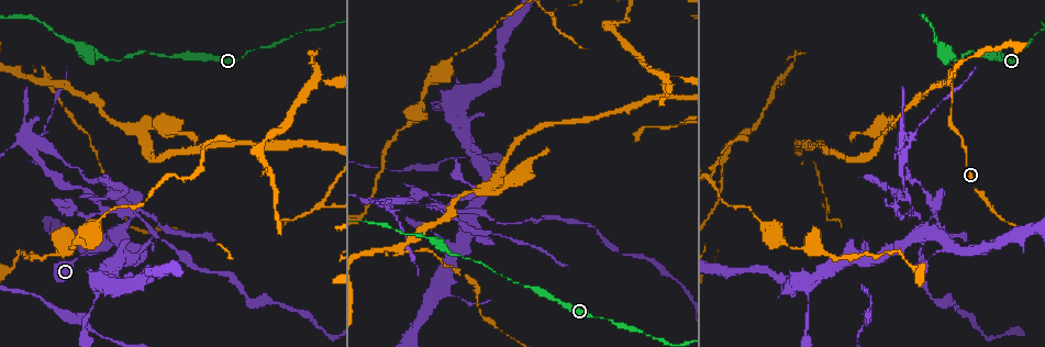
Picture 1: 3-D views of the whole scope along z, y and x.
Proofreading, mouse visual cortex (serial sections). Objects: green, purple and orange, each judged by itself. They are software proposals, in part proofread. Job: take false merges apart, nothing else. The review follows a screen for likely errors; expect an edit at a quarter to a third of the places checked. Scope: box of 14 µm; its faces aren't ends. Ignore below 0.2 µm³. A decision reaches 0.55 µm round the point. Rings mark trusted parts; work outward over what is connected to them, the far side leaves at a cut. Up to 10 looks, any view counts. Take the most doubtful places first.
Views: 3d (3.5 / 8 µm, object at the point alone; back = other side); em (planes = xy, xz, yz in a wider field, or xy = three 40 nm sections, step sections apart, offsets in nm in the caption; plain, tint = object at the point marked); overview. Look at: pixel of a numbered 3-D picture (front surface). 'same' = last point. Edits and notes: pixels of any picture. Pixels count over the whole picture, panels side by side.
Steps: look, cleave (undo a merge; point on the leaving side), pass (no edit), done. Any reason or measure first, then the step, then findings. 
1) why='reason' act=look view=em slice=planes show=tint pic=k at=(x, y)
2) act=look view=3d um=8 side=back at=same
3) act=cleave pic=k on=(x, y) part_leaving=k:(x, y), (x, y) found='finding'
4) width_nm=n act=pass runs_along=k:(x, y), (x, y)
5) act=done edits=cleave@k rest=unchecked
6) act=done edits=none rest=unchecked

why='thick turns thin' act=look view=3d um=3.5 pic=1 at=(935, 204)

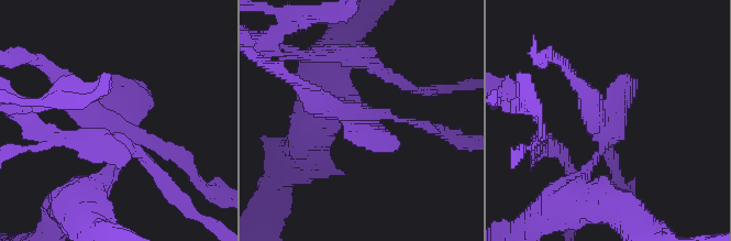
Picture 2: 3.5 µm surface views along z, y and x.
act=look view=em slice=xy step=1 show=tint pic=2 at=(600, 122)

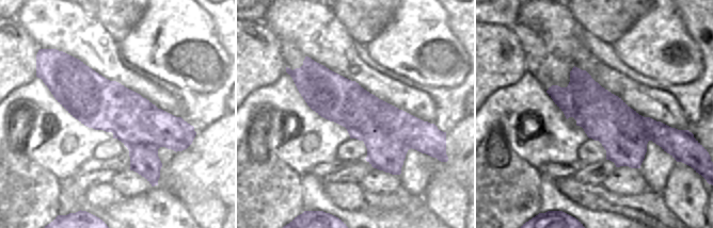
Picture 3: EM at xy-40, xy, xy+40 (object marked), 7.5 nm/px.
act=cleave pic=2 on=(585, 105) border=3:(138, 97), (136, 128), (152, 130) found='a second cell is stuck on'

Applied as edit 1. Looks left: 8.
act=look view=overview

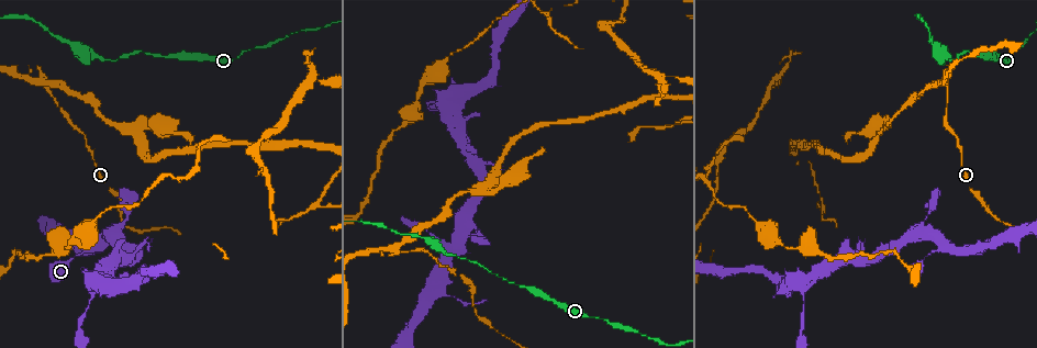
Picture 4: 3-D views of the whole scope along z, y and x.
why='branch point' act=look view=3d um=3.5 pic=4 at=(942, 83)

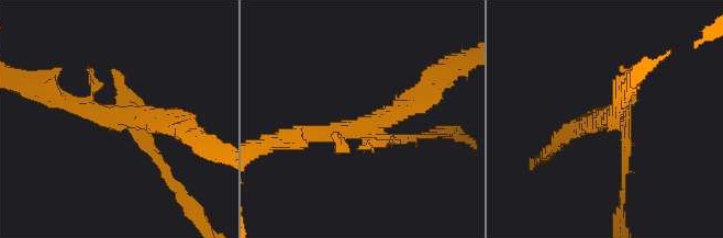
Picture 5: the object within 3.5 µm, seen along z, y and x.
act=look view=em slice=xy step=1 show=tint pic=5 at=(614, 118)

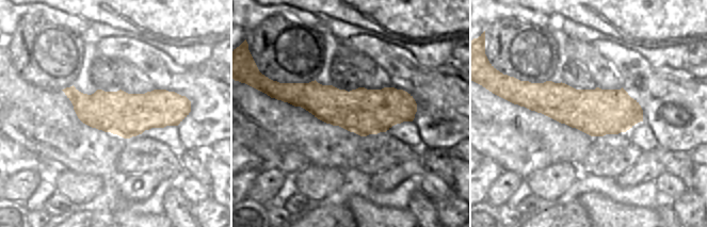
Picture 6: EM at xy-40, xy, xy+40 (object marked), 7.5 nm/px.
act=cleave pic=5 on=(155, 123) part_leaving=5:(133, 121), (180, 127), (208, 145) found='a second cell is stuck on'

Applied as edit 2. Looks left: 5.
why='thin arm on a thick one' act=look view=3d um=3.5 pic=4 at=(803, 286)

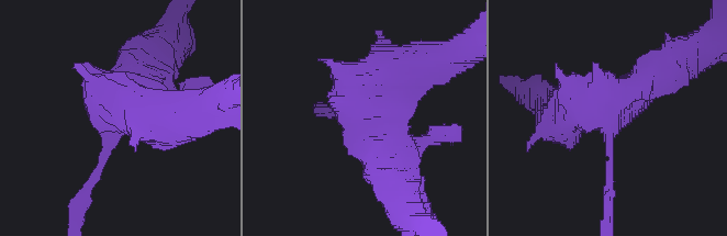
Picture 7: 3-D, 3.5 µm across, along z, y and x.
why='need the tissue' act=look view=em slice=xy step=2 show=tint pic=7 at=(611, 116)

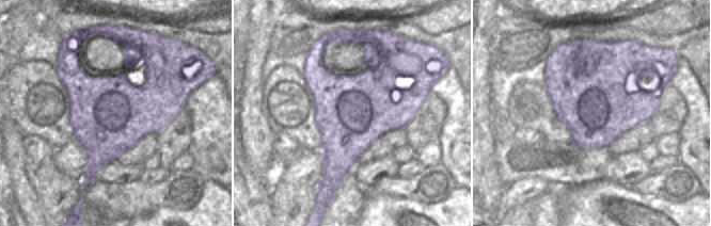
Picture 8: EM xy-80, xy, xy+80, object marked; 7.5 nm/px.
act=pass runs_along=7:(660, 70), (615, 114), (565, 118) found='continuous, no second cell'

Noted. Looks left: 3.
why='thick turns thin' act=look view=3d um=3.5 pic=4 at=(487, 84)

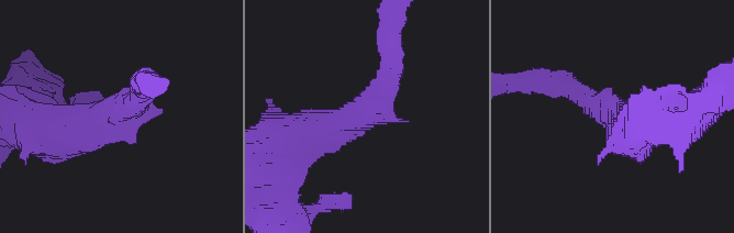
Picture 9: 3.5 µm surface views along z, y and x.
why='now the EM' act=look view=em slice=xy step=1 show=tint pic=9 at=(610, 111)

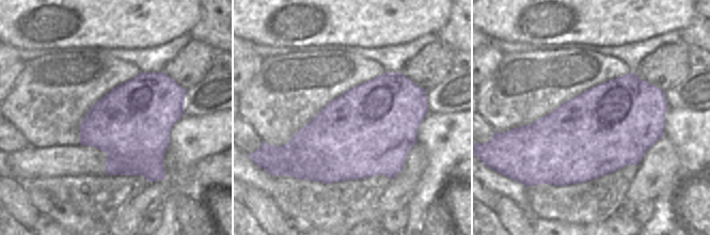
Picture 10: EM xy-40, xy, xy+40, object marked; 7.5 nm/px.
arm_widths_nm=300,600 act=pass found='one cell here'

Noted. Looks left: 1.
act=done edits=cleave@2,cleave@5 rest=unchecked

